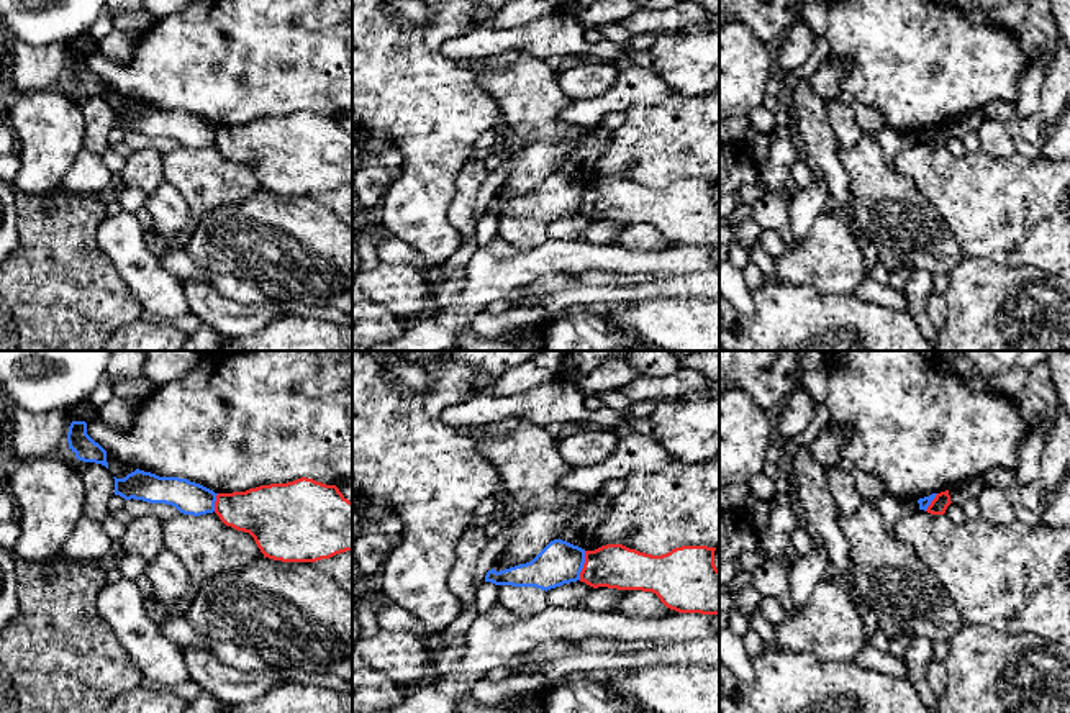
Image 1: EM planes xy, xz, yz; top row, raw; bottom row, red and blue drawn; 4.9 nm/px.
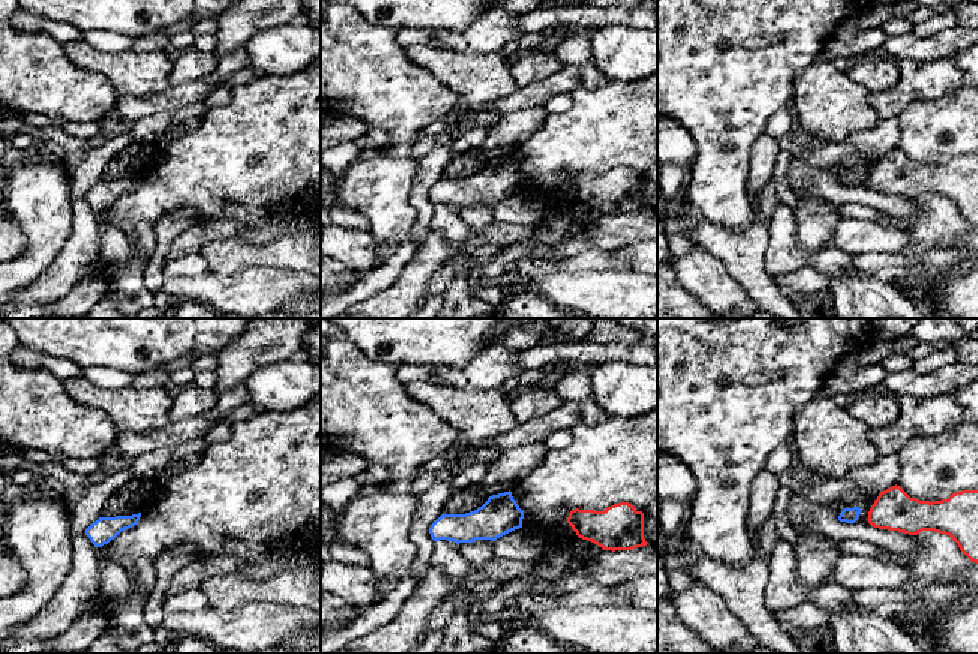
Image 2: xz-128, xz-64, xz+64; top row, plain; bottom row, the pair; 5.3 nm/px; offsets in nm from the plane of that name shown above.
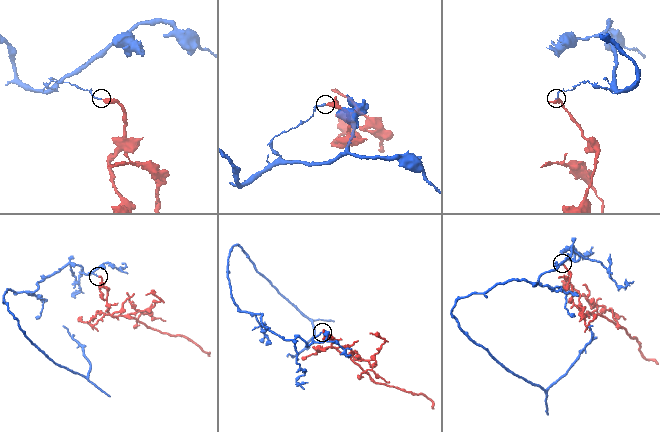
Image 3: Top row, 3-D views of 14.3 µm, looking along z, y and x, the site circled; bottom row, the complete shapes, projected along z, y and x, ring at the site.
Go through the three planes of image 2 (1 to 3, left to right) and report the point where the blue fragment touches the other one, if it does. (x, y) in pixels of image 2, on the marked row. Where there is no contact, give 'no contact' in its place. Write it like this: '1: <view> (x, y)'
1: no contact
2: no contact
3: no contact

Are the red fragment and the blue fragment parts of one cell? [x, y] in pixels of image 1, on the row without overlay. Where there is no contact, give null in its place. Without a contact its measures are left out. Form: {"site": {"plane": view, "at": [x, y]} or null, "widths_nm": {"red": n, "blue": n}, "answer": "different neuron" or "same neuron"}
{"site": {"plane": "xz", "at": [584, 199]}, "widths_nm": {"red": 220, "blue": 220}, "answer": "different neuron"}

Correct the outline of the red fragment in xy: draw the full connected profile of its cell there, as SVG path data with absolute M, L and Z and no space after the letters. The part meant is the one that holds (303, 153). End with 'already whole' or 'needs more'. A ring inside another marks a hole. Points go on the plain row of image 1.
M313 111L218 126L215 146L226 159L249 166L264 190L274 193L316 195L352 184L352 134L336 118Z; already whole

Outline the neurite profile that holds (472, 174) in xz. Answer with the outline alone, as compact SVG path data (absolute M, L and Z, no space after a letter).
M469 159L456 179L456 195L449 205L447 220L459 231L462 241L475 234L474 207L487 175L483 161Z

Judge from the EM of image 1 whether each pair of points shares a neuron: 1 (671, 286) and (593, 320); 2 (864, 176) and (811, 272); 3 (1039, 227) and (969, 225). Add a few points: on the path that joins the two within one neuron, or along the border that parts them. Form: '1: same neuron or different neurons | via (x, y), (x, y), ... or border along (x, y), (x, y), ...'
1: different neurons | border along (595, 307), (562, 312), (557, 317)
2: different neurons | border along (849, 220), (862, 240)
3: same neuron | via (1021, 227), (987, 225)

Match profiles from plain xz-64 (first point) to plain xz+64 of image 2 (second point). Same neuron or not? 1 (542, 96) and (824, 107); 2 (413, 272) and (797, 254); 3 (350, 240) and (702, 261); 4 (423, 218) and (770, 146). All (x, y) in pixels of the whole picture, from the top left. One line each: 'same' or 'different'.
1: different
2: same
3: same
4: same

